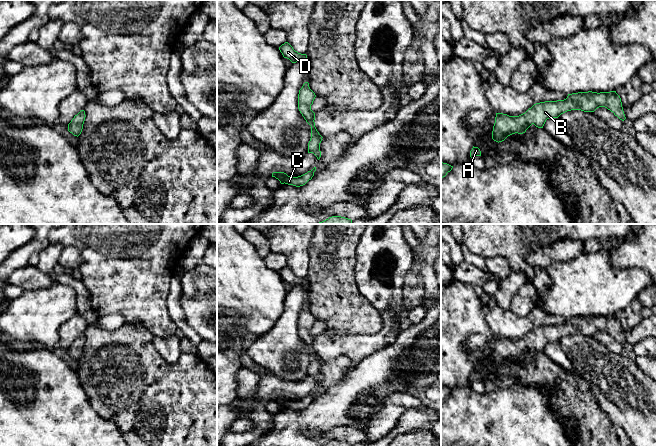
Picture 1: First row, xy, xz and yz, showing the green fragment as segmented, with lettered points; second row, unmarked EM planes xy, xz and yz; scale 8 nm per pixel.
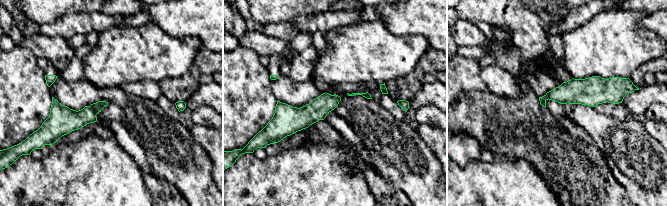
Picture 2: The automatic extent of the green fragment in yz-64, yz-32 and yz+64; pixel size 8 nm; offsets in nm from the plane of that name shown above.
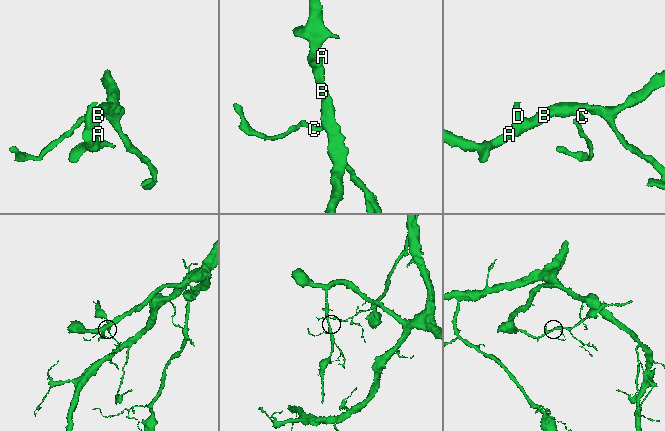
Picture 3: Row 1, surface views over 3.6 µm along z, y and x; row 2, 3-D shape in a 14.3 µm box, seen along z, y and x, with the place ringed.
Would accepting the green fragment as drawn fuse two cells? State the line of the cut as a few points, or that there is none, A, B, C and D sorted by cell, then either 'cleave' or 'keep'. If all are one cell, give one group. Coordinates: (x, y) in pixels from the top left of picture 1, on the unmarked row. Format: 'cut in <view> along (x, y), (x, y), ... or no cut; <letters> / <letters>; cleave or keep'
no cut; A B C D; keep

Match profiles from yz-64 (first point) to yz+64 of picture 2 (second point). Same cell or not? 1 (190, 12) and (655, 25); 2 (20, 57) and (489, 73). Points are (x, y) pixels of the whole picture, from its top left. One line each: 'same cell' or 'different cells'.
1: same cell
2: different cells

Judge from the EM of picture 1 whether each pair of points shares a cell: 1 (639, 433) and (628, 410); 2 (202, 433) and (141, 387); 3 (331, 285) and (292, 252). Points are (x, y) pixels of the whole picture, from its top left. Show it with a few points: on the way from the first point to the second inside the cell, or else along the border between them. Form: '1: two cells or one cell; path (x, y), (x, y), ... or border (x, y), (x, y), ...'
1: one cell; path (639, 427), (639, 421), (634, 416)
2: one cell; path (187, 427), (178, 418), (167, 413), (156, 402)
3: two cells; border (310, 242), (308, 249), (308, 274), (305, 277)

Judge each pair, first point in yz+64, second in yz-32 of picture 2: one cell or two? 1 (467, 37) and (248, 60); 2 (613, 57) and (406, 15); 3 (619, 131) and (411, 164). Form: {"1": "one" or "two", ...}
{"1": "two", "2": "two", "3": "one"}

